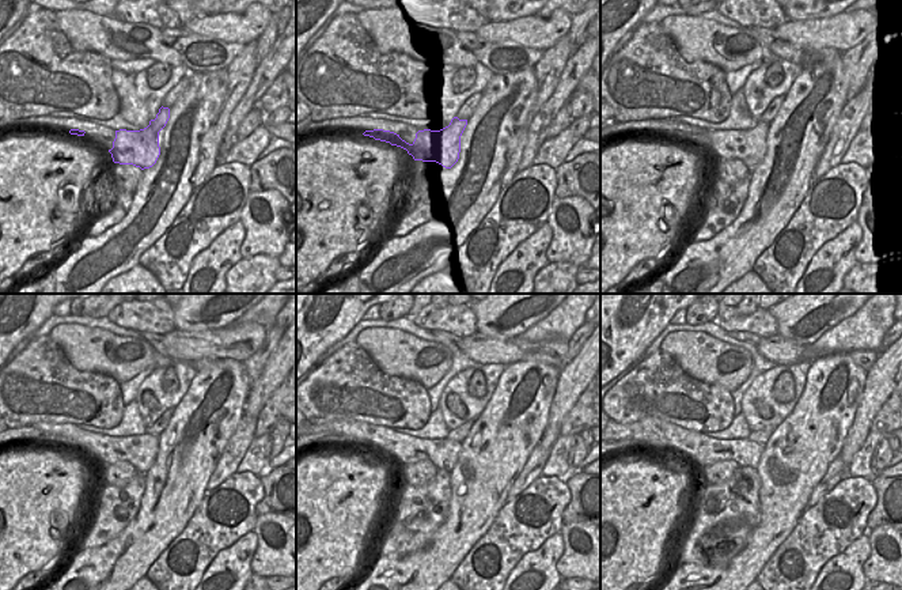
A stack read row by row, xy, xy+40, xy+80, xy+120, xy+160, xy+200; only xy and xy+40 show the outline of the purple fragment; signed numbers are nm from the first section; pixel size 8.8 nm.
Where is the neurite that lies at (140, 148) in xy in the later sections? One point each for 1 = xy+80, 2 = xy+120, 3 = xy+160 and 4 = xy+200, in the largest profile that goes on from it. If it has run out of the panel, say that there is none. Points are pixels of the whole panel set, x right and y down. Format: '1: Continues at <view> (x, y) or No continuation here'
1: Continues at xy+80 (749, 146)
2: Continues at xy+120 (140, 452)
3: Continues at xy+160 (398, 449)
4: Continues at xy+200 (651, 434)

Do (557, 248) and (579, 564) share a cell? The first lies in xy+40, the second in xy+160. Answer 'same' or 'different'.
same

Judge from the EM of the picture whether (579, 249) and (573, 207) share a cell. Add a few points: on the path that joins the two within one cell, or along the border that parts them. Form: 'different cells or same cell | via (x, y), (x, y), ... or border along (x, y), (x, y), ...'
same cell | via (576, 238), (572, 218)

